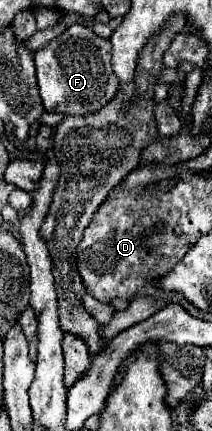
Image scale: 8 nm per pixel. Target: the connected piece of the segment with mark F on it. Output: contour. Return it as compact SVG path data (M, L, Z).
M72 24L66 32L62 32L58 38L54 38L48 46L38 50L34 54L34 62L36 62L40 98L42 98L46 112L58 112L58 114L64 114L64 116L96 114L118 92L118 78L114 78L114 70L112 70L112 64L110 64L110 40L104 40L98 34L94 34L94 30L90 26Z

